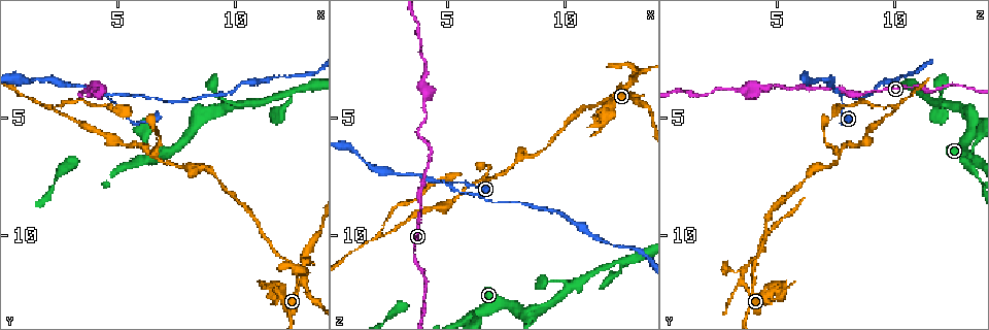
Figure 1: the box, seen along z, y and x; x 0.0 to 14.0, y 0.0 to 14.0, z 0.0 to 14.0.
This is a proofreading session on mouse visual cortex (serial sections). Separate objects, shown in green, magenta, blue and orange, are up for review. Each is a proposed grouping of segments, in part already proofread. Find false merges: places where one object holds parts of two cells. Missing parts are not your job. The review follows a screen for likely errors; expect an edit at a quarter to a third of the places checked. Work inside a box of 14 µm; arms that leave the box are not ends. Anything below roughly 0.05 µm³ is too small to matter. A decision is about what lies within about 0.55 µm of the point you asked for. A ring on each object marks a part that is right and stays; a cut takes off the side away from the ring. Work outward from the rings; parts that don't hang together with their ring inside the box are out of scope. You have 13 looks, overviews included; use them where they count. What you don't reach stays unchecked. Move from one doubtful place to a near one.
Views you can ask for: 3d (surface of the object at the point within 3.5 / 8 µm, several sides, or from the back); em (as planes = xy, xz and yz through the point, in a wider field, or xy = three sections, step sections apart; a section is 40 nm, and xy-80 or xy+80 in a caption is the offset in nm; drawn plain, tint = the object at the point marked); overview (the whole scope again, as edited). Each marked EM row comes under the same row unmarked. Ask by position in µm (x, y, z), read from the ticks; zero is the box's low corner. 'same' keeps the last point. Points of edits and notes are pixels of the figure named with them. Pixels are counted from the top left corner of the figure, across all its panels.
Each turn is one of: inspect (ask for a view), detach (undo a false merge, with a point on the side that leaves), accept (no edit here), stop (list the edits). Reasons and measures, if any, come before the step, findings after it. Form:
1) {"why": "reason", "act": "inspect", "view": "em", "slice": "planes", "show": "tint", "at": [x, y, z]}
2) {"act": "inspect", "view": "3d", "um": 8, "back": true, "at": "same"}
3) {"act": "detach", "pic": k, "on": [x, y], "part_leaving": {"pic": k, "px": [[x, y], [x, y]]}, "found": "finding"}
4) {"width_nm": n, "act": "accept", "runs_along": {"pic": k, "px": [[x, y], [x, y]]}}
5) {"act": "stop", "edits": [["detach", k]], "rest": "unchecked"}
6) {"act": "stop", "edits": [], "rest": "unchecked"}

{"why": "three-way junction", "act": "inspect", "view": "3d", "um": 3.5, "at": [4.6, 4.0, 7.7]}

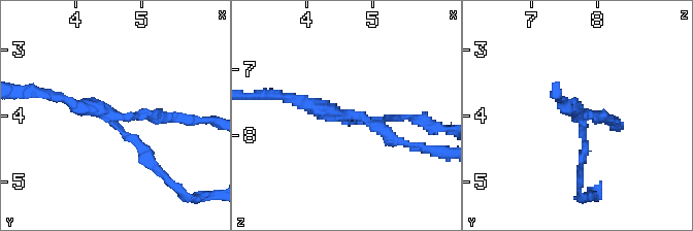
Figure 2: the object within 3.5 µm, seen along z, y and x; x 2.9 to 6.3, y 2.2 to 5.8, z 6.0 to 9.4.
{"why": "need the tissue", "act": "inspect", "view": "em", "slice": "xy", "step": 3, "show": "tint", "at": [4.60, 4.05, 7.75]}

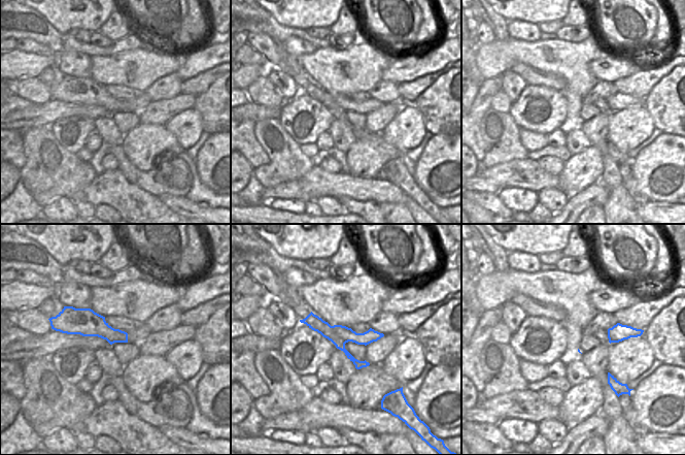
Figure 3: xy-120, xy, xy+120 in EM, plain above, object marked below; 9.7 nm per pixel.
{"arm_widths_nm": [150, 200, 200], "act": "accept", "runs_along": {"pic": 2, "px": [[158, 169], [101, 109], [54, 97]]}, "found": "one cell here"}

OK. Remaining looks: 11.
{"why": "calibre changes", "act": "inspect", "view": "3d", "um": 8, "at": [4.2, 3.9, 3.1]}

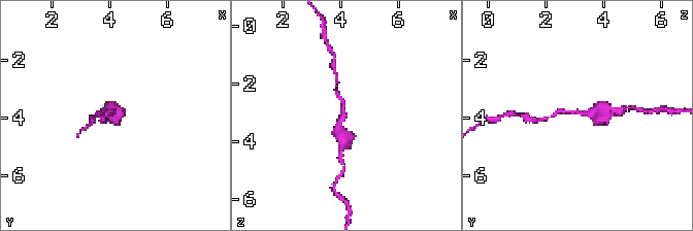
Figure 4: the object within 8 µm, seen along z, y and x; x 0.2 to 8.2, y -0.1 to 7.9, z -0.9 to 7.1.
{"why": "closer look", "act": "inspect", "view": "3d", "um": 3.5, "at": [4.0, 3.8, 3.0]}

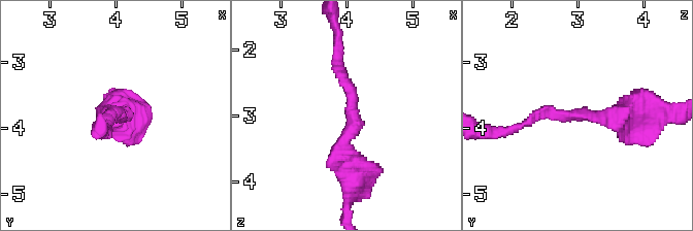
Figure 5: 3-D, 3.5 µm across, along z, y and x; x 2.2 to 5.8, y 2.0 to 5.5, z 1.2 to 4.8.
{"why": "now the EM", "act": "inspect", "view": "em", "slice": "xy", "step": 1, "show": "tint", "at": [4.15, 3.85, 3.05]}

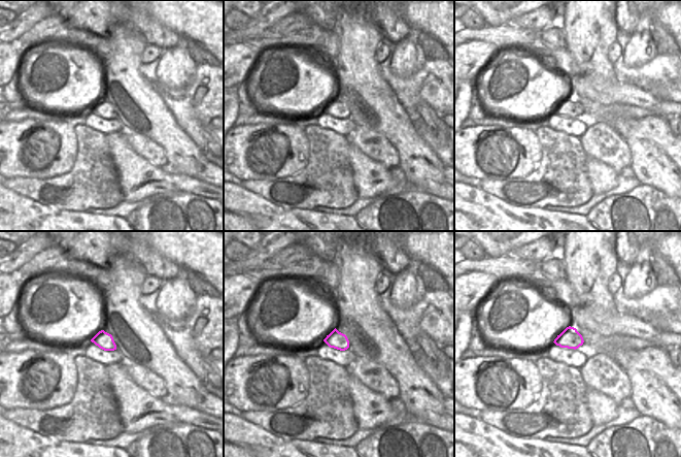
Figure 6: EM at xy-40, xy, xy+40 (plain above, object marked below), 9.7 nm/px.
{"arm_widths_nm": [150, 400], "act": "accept", "runs_along": {"pic": 5, "px": [[639, 106], [621, 117], [538, 112], [518, 126]]}, "found": "one cell here"}

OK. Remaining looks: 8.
{"why": "thin neck", "act": "inspect", "view": "3d", "um": 3.5, "at": [12.9, 11.6, 3.6]}

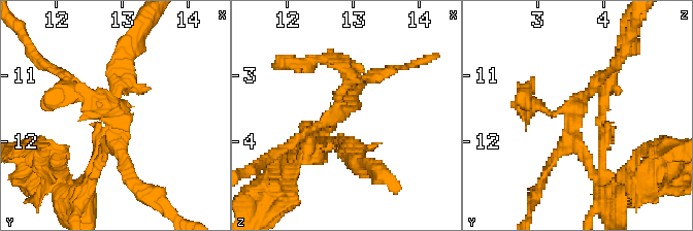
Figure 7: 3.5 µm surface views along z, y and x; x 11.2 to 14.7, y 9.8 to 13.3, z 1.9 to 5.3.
{"arms": 3, "arm_widths_nm": [150, 150, 200], "why": "now the EM", "act": "inspect", "view": "em", "slice": "xy", "step": 2, "show": "tint", "at": [12.85, 11.55, 3.55]}

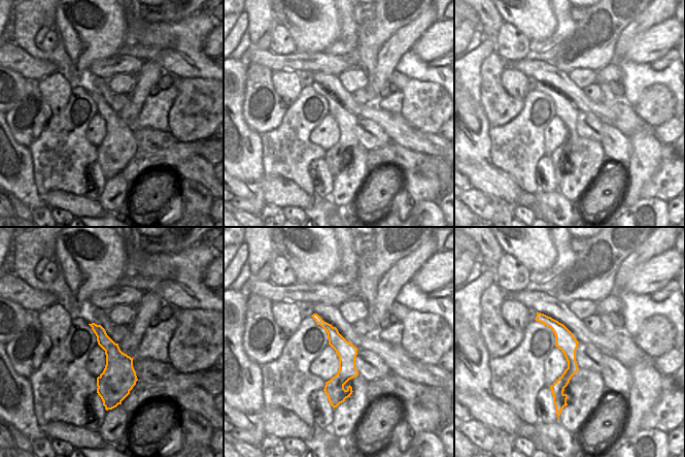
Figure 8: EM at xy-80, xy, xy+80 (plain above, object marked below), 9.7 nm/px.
{"act": "accept", "found": "continuous, no second cell"}

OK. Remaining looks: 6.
{"why": "a fork", "act": "inspect", "view": "3d", "um": 3.5, "at": [6.6, 6.7, 7.6]}

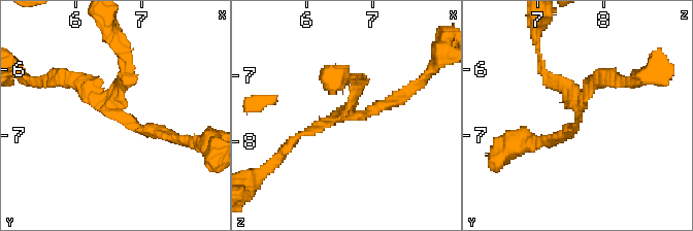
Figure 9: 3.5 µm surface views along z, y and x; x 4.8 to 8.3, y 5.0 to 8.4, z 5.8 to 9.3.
{"arms": 3, "arm_widths_nm": [150, 150, 200], "act": "inspect", "view": "em", "slice": "xy", "step": 1, "show": "tint", "at": [6.60, 6.60, 7.65]}

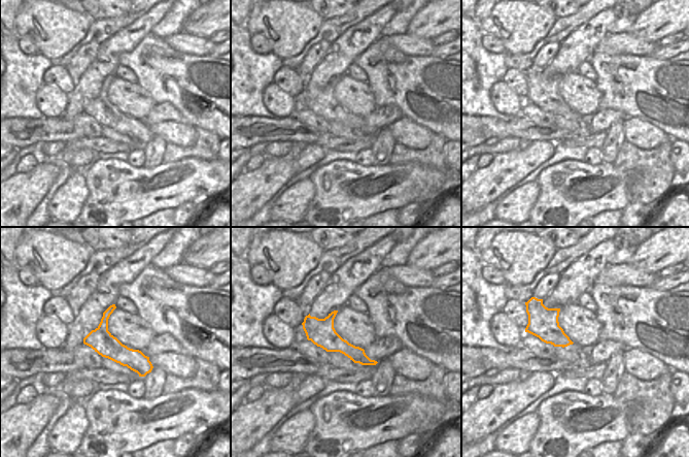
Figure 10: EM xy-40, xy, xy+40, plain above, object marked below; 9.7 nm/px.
{"act": "accept", "runs_along": {"pic": 10, "px": [[307, 319], [331, 341], [372, 362]]}, "found": "all the same cell"}

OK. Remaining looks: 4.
{"why": "sharp bend", "act": "inspect", "view": "3d", "um": 3.5, "at": [2.2, 4.6, 10.0]}

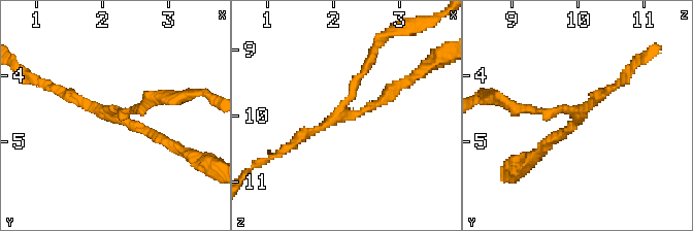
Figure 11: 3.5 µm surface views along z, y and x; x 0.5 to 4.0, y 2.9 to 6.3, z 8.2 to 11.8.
{"arms": 3, "arm_widths_nm": [150, 150, 200], "act": "inspect", "view": "em", "slice": "xy", "step": 1, "show": "tint", "at": [2.25, 4.60, 9.95]}

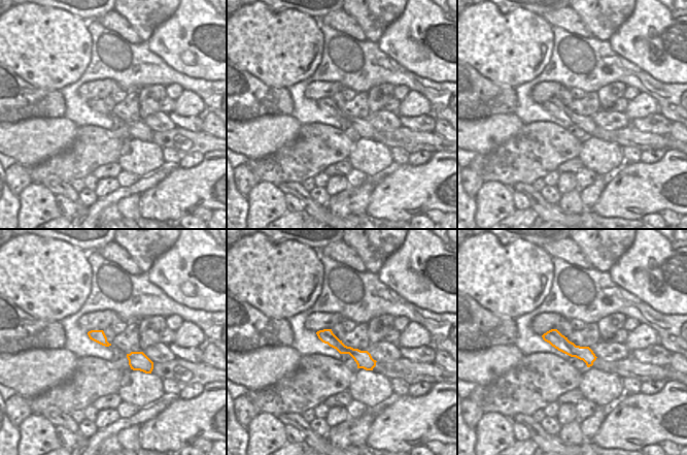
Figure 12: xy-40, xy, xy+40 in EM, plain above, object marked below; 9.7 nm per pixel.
{"act": "inspect", "view": "em", "slice": "planes", "show": "tint", "at": "same"}

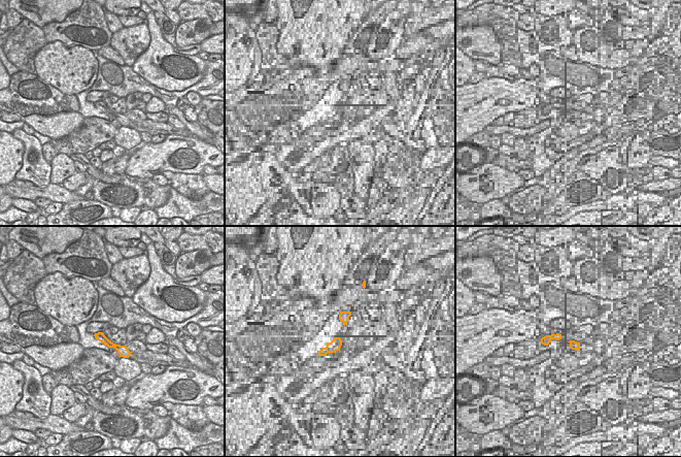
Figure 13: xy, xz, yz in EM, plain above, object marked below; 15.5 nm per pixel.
{"width_nm": 160, "act": "accept", "runs_along": {"pic": 11, "px": [[171, 145], [110, 110], [136, 107]]}, "found": "all the same cell"}

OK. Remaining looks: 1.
{"act": "stop", "edits": [], "rest": "unchecked"}

